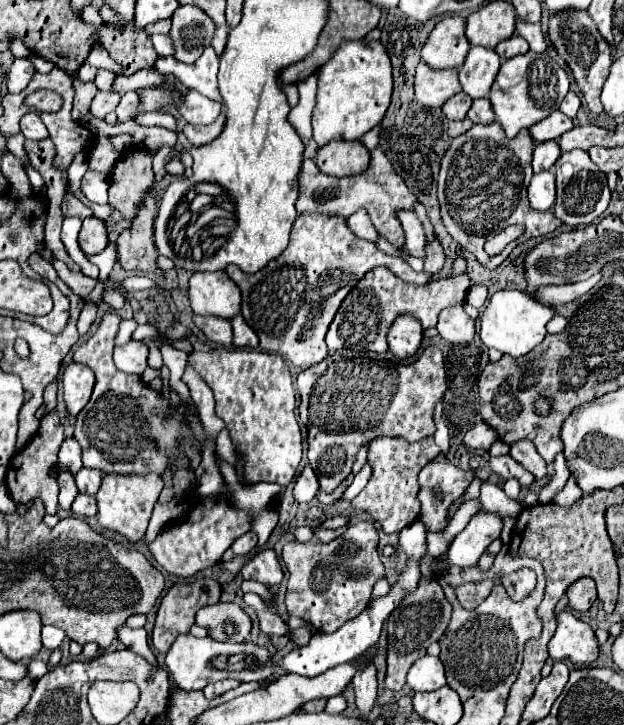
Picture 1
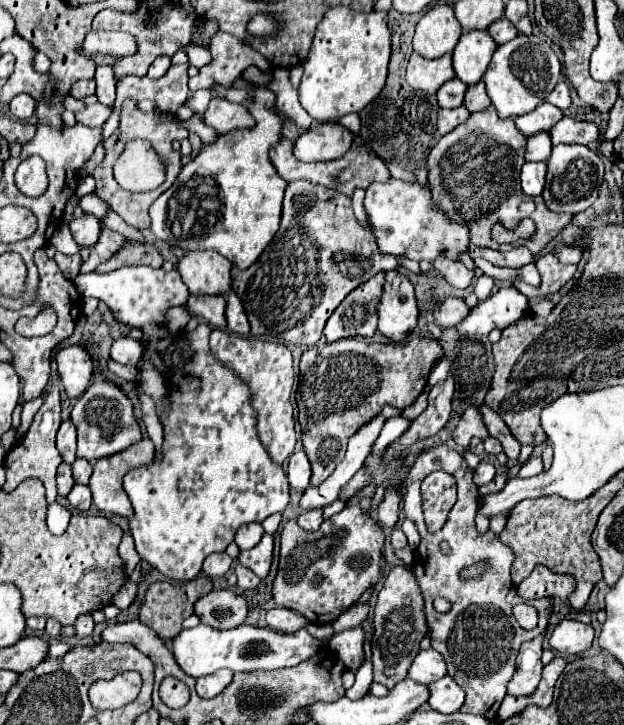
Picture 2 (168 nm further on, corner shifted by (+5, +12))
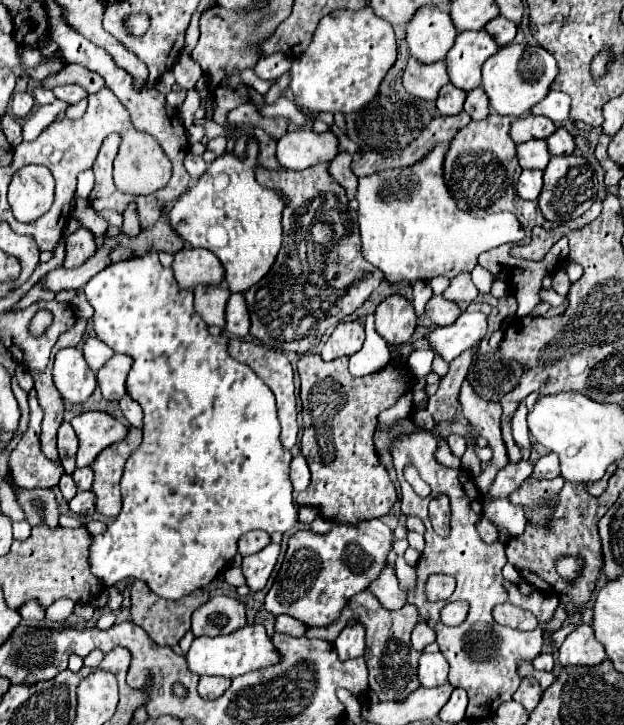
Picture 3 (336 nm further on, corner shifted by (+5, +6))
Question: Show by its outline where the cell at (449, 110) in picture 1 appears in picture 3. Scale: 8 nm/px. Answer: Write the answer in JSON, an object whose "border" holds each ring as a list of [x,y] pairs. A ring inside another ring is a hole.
{"border":[[[447,84],[445,88],[441,88],[439,98],[437,98],[437,110],[443,116],[453,116],[457,112],[463,110],[463,102],[465,102],[465,92],[455,88],[453,84]]]}

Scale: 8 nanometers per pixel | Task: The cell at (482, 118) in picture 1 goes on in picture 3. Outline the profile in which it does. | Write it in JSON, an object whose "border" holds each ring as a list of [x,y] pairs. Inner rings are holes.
{"border":[[[475,88],[475,90],[467,92],[467,100],[465,100],[463,110],[473,120],[483,120],[489,114],[489,100],[487,100],[487,94],[483,92],[483,88]]]}

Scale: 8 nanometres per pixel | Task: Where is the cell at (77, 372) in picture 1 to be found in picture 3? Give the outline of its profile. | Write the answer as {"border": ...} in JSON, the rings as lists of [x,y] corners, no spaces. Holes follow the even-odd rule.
{"border":[[[63,348],[55,356],[53,382],[67,402],[83,404],[95,390],[97,380],[79,348]]]}

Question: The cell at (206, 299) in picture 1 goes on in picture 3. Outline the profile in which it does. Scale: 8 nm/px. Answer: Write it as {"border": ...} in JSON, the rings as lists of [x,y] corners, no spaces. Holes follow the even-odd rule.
{"border":[[[183,248],[173,256],[173,274],[181,288],[195,288],[197,284],[219,284],[223,266],[219,258],[205,248]]]}

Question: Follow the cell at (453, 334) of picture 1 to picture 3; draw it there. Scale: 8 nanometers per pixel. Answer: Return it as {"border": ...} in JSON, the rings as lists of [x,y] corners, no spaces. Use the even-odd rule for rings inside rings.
{"border":[[[433,296],[425,306],[425,314],[433,324],[445,326],[445,324],[451,324],[453,320],[457,320],[461,310],[451,300],[447,300],[443,296]]]}

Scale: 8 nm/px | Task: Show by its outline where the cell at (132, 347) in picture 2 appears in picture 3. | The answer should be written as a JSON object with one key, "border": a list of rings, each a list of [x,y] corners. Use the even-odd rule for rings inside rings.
{"border":[[[115,354],[97,372],[97,384],[105,400],[119,402],[125,396],[125,378],[131,368],[131,358],[125,354]]]}

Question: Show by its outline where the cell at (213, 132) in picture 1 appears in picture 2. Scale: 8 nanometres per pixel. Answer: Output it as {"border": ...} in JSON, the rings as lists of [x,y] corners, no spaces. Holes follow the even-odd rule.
{"border":[[[211,98],[209,108],[203,114],[203,122],[215,128],[217,134],[227,134],[235,128],[251,128],[255,124],[243,104],[233,104],[219,98]]]}

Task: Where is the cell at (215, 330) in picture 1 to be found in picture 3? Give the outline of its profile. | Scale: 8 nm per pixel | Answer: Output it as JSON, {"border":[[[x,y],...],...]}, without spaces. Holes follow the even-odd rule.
{"border":[[[221,284],[195,288],[195,310],[209,326],[225,326],[225,304],[229,300],[229,294],[231,292]]]}

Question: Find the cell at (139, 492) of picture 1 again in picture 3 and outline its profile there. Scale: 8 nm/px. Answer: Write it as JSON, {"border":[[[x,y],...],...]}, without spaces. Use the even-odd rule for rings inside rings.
{"border":[[[129,426],[127,436],[117,442],[117,446],[109,446],[109,450],[103,450],[97,456],[97,462],[93,462],[95,482],[93,492],[97,496],[97,512],[115,518],[121,512],[121,494],[119,494],[119,480],[123,474],[123,466],[131,452],[141,444],[143,434],[139,428]]]}

